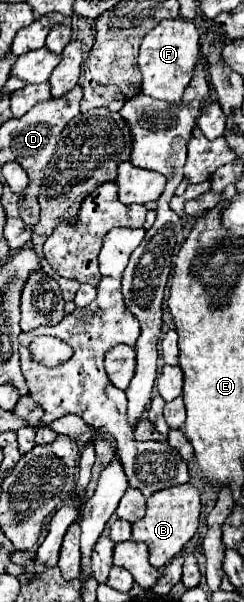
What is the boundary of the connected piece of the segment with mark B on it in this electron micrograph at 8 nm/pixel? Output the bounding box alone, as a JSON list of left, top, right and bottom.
[132,483,200,569]

